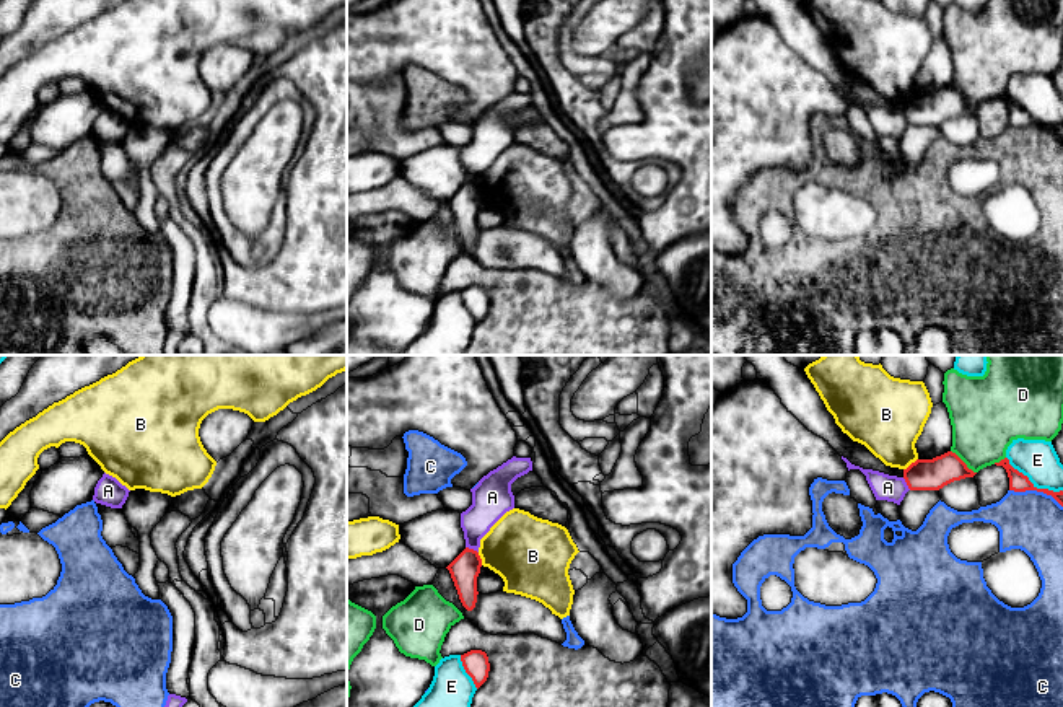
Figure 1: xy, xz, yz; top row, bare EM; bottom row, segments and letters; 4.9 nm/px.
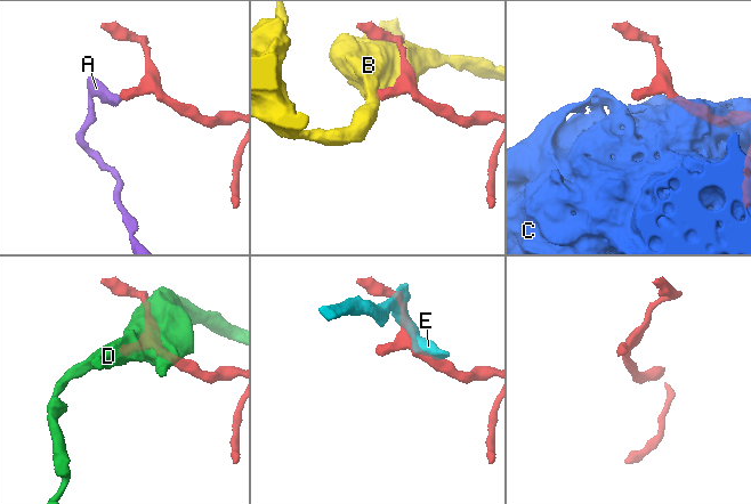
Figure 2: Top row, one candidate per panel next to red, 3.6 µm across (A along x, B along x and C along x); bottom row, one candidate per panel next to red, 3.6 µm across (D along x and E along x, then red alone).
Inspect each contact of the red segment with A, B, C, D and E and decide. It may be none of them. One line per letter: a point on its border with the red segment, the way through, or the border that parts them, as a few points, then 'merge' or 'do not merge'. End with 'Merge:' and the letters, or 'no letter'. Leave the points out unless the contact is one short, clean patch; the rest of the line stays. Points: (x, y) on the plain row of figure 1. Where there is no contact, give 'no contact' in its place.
A: xz (472, 184) | along xz (466, 181), (477, 188) | do not merge
B: yz (912, 98) | do not merge
C: yz (1036, 124) | do not merge
D: yz (964, 98) | do not merge
E: yz (1031, 118) | do not merge
Merge: no letter

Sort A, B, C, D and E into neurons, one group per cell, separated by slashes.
A / B / C / D / E

